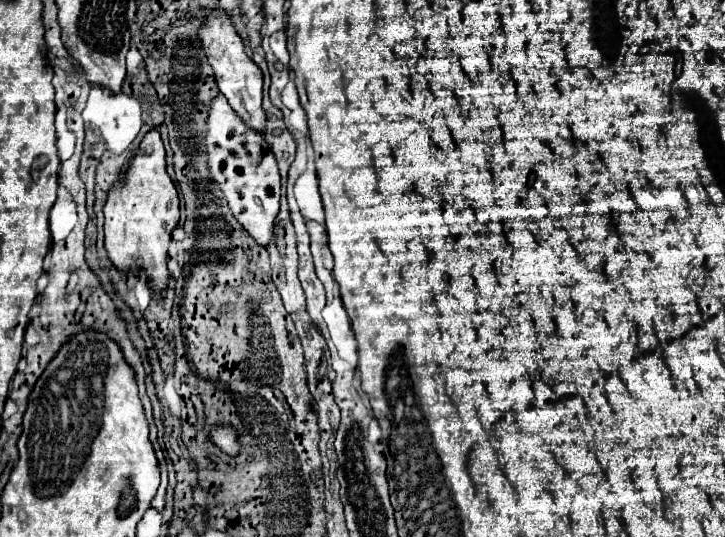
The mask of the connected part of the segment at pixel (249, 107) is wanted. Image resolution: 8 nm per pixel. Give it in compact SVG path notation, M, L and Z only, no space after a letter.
M211 10L209 20L205 20L203 28L199 30L199 38L203 42L203 50L207 54L207 60L215 70L217 86L219 86L221 94L227 98L233 112L237 112L237 116L241 116L241 120L247 120L249 128L253 128L255 132L265 132L267 118L265 118L265 110L261 108L263 76L261 76L259 66L249 58L249 54L245 50L245 42L239 38L227 12L225 10L223 12Z

